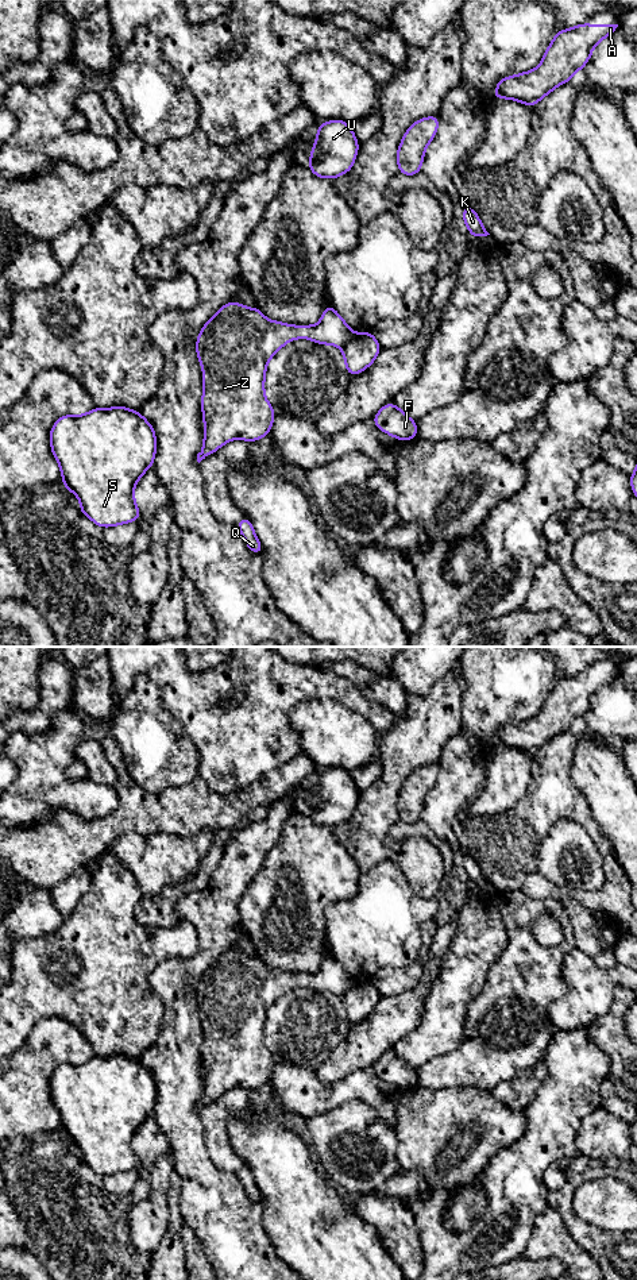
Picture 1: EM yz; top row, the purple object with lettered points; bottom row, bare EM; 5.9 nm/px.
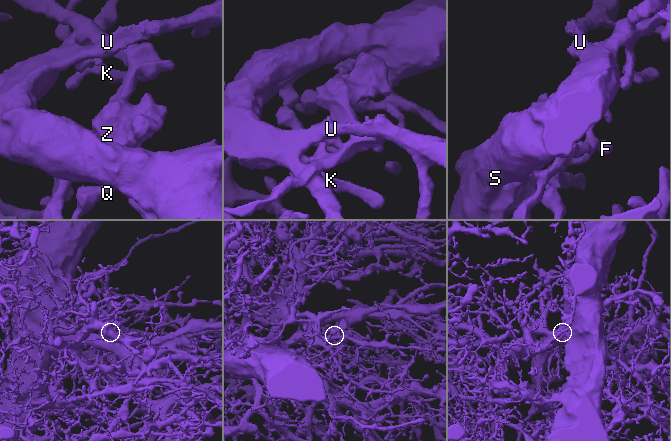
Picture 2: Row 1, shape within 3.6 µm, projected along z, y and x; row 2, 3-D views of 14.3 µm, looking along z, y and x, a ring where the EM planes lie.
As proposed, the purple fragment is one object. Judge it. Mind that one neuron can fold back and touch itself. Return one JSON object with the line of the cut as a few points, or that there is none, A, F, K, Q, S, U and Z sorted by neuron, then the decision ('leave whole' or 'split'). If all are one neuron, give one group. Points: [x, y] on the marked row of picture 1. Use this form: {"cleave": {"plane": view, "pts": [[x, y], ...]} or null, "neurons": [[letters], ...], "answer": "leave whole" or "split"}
{"cleave": {"plane": "yz", "pts": [[354, 334], [342, 347]]}, "neurons": [["A", "F", "K", "Q", "S", "U"], ["Z"]], "answer": "split"}

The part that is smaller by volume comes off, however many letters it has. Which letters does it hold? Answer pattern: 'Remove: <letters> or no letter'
Remove: Z

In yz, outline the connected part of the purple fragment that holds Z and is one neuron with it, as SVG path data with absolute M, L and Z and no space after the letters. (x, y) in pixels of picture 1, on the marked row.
M240 302L224 304L205 323L196 340L200 366L205 373L201 375L204 447L197 454L197 462L233 439L255 442L270 433L275 410L265 397L266 366L287 342L306 338L318 344L343 347L352 335L352 329L332 305L324 308L317 325L289 325L269 320L256 306L246 308Z

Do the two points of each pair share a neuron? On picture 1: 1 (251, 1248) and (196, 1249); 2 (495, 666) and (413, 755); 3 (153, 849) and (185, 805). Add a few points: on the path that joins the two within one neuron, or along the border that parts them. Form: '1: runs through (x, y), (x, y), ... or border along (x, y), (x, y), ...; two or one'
1: border along (185, 1223), (193, 1230), (212, 1265); two
2: border along (458, 670), (464, 683), (460, 732); two
3: border along (134, 831), (141, 835), (197, 833); two

